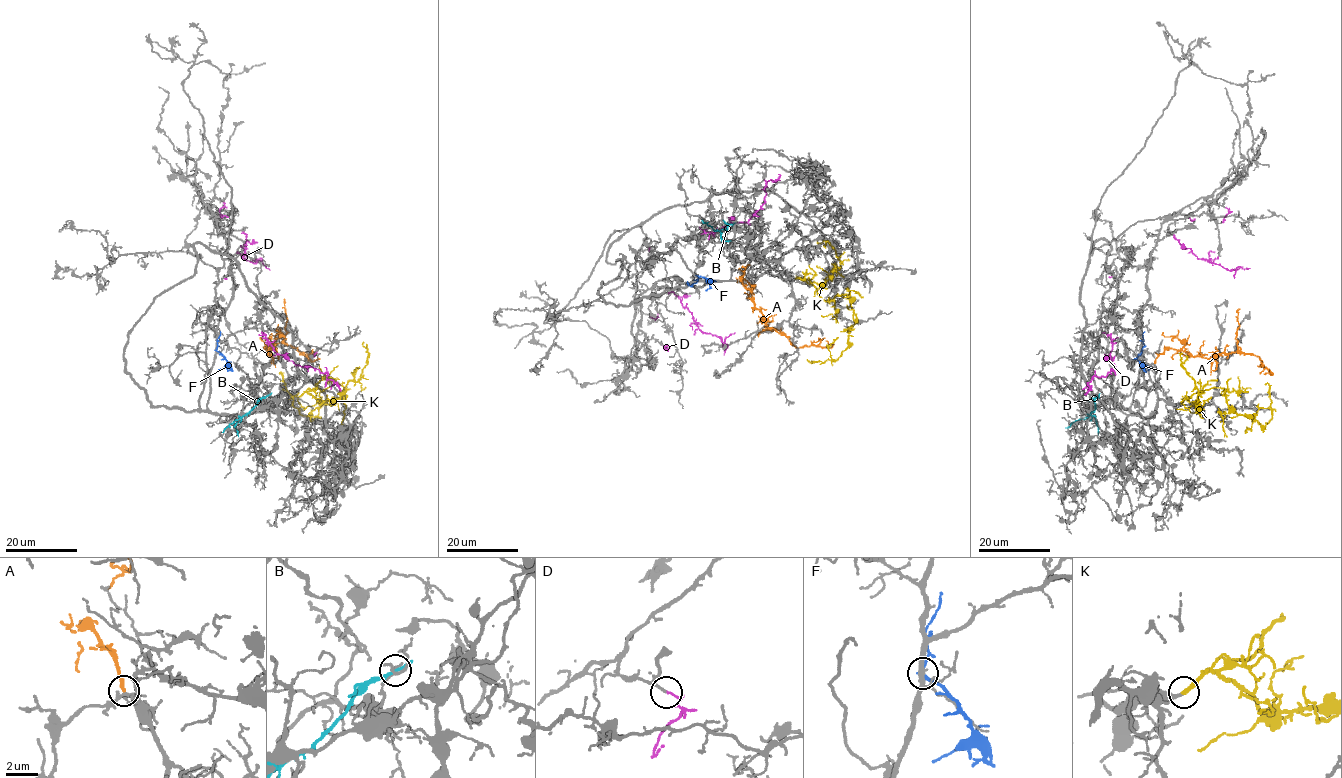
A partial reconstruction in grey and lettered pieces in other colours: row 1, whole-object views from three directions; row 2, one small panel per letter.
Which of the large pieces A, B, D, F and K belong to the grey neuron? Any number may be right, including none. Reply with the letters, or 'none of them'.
A, K

